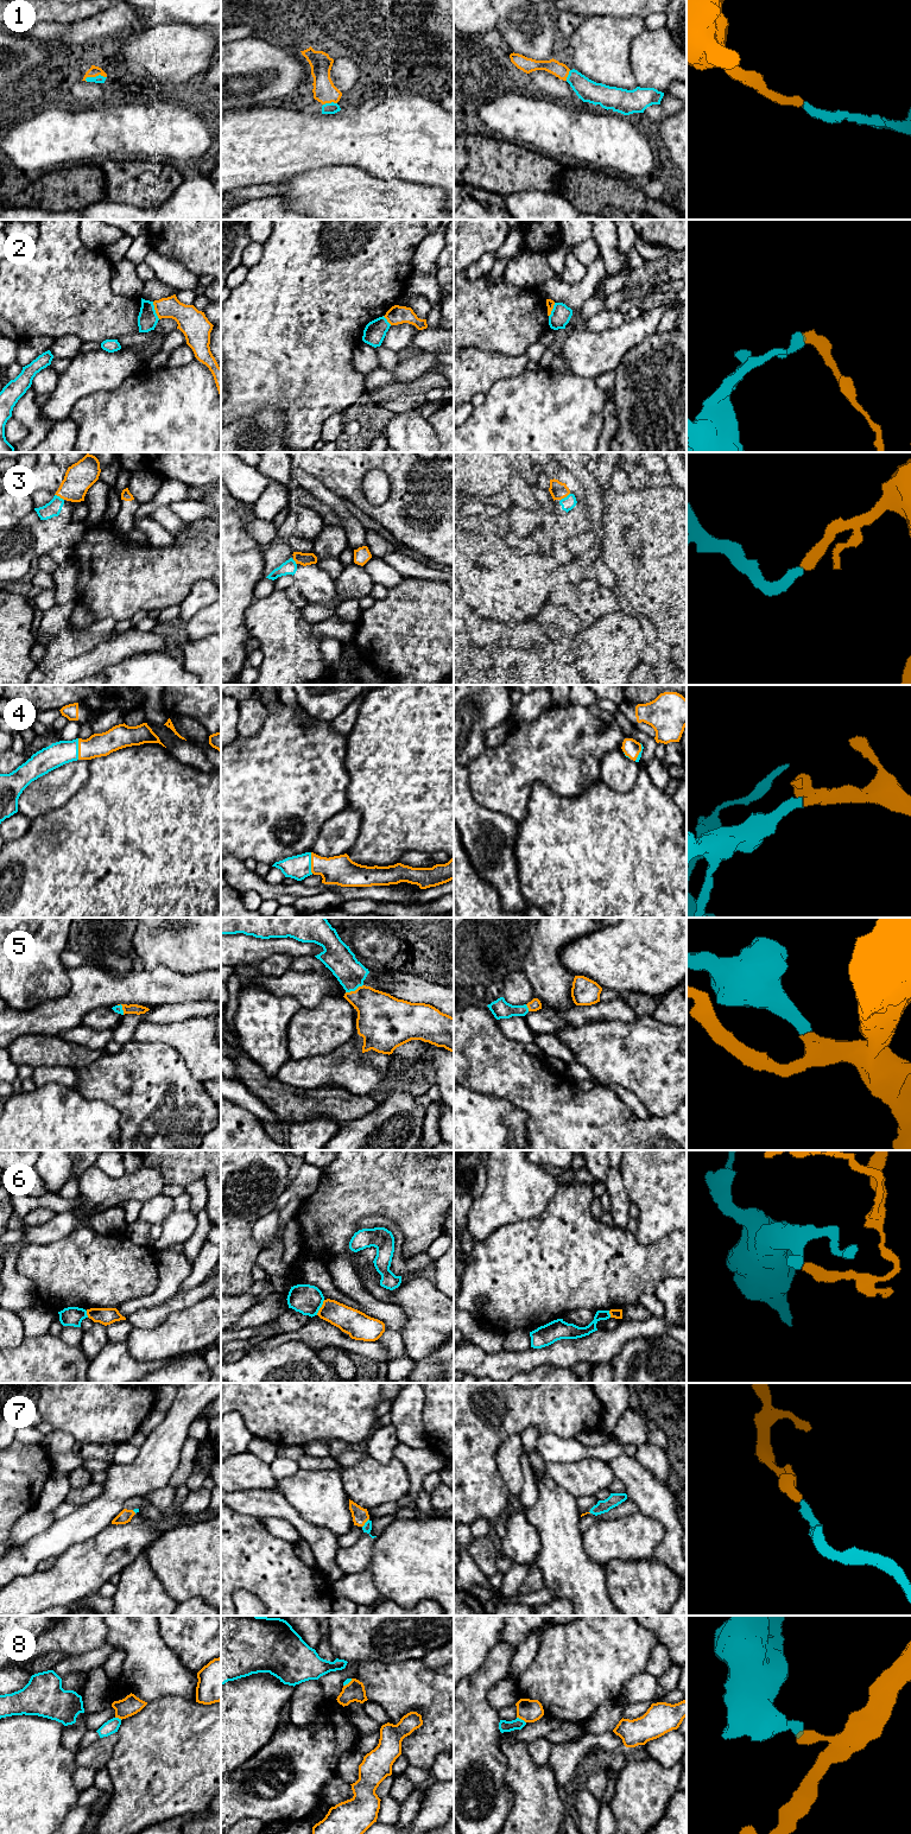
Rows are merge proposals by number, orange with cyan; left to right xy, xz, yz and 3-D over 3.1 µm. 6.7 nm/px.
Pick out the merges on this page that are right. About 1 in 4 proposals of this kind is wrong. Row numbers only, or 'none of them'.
1, 3, 4, 5, 7

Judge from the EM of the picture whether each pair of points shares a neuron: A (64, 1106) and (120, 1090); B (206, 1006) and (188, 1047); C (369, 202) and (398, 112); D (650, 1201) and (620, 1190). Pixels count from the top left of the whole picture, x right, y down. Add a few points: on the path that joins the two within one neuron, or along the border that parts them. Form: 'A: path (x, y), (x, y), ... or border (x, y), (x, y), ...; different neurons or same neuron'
A: border (75, 1089), (83, 1097), (101, 1099), (116, 1110); different neurons
B: border (208, 1016), (193, 1016), (174, 1023); different neurons
C: border (352, 165), (360, 166), (379, 178), (404, 181); different neurons
D: border (618, 1169), (626, 1194), (632, 1203); different neurons

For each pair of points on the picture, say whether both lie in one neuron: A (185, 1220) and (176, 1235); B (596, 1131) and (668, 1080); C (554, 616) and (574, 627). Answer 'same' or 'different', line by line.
A: same
B: different
C: same

